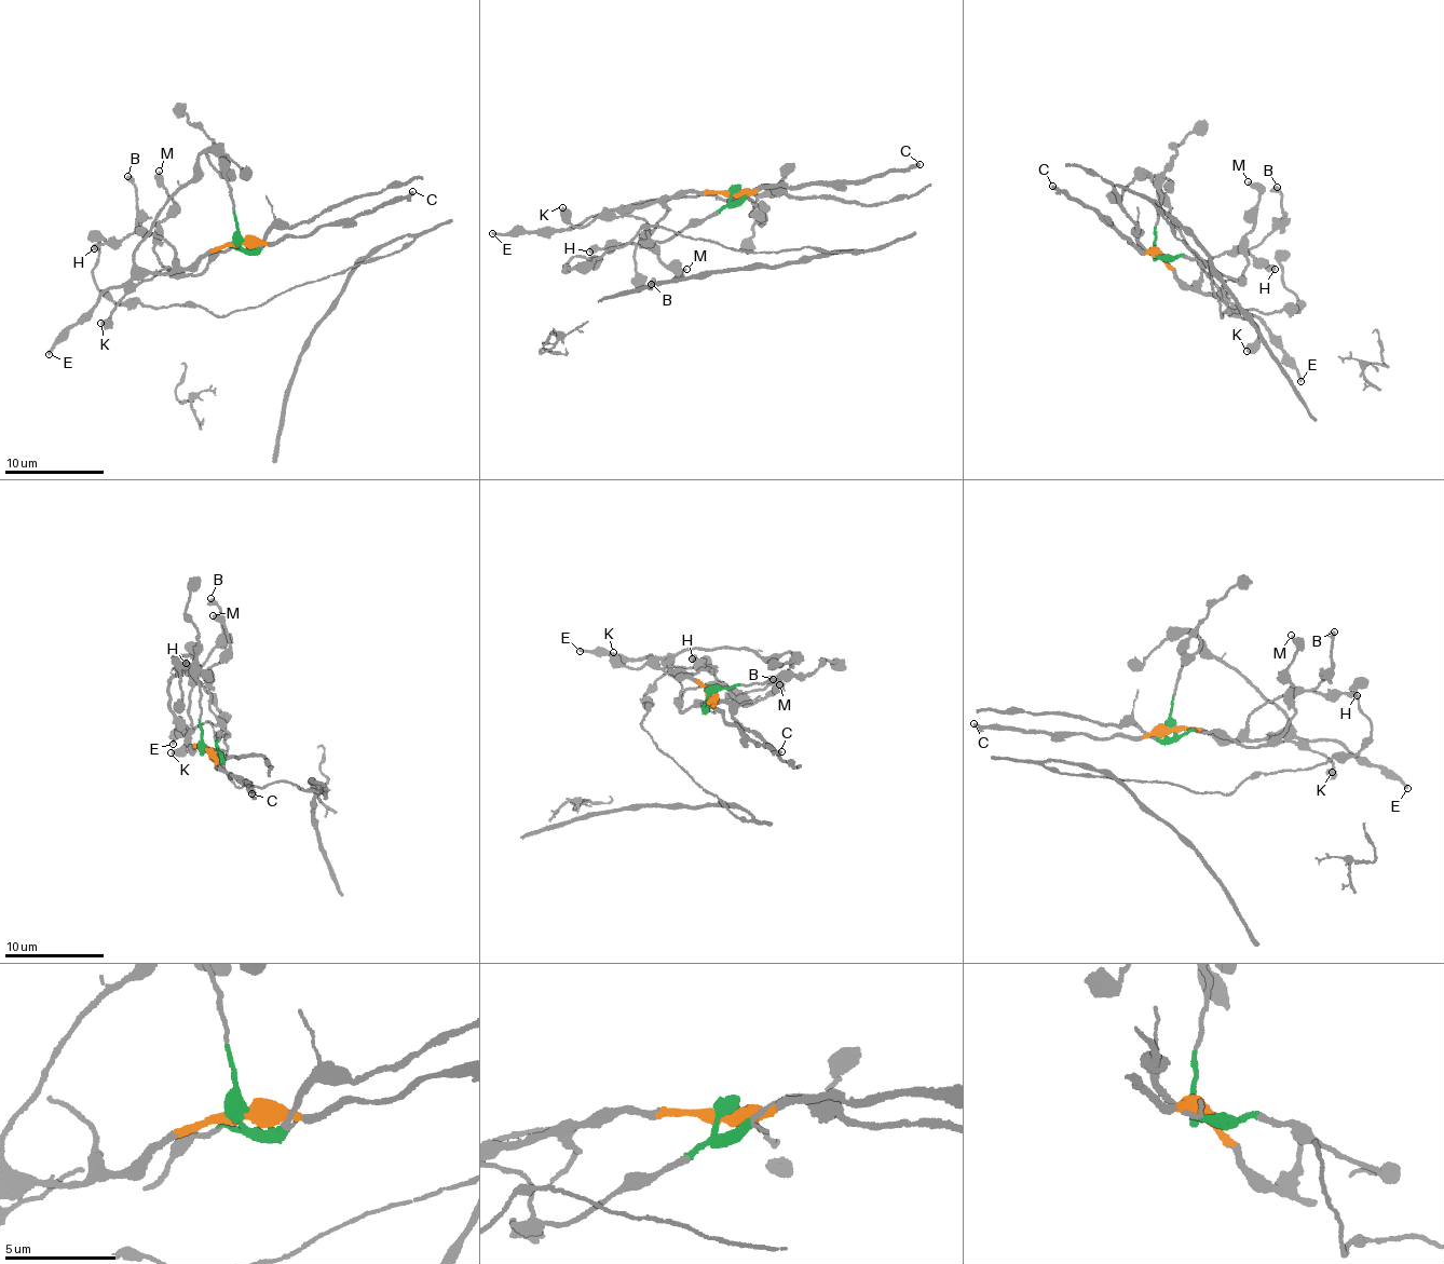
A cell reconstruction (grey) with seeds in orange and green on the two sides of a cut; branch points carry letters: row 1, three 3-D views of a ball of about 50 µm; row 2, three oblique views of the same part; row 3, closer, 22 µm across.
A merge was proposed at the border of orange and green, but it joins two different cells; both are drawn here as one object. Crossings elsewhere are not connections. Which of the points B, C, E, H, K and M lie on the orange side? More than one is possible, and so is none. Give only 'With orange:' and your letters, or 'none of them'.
With orange: B, C, E, H

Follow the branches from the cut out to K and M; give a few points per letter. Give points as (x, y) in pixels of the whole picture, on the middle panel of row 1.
K: (734, 192), (727, 204), (654, 242), (650, 227), (634, 216), (598, 217), (579, 227), (561, 206)
M: (734, 192), (721, 208), (667, 240), (645, 244), (640, 240), (677, 275), (685, 269)

